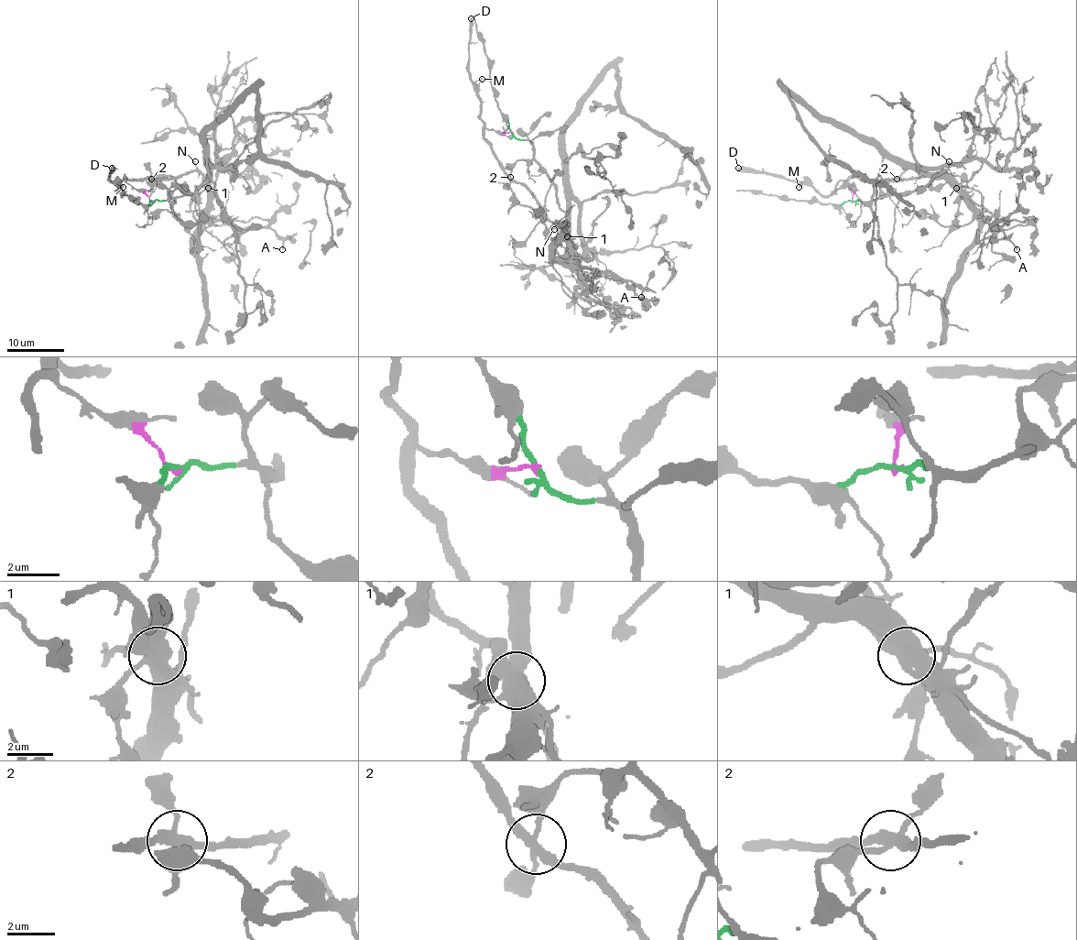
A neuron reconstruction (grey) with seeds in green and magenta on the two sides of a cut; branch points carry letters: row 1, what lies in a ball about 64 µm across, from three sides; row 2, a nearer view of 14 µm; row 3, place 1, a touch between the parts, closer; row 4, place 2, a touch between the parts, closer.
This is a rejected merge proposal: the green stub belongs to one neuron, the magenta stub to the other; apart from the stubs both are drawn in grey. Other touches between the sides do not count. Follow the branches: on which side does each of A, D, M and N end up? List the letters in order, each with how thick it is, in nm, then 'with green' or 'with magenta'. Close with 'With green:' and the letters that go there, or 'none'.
A: 200 nm | with green
D: 480 nm | with magenta
M: 120 nm | with magenta
N: 180 nm | with magenta
With green: A

